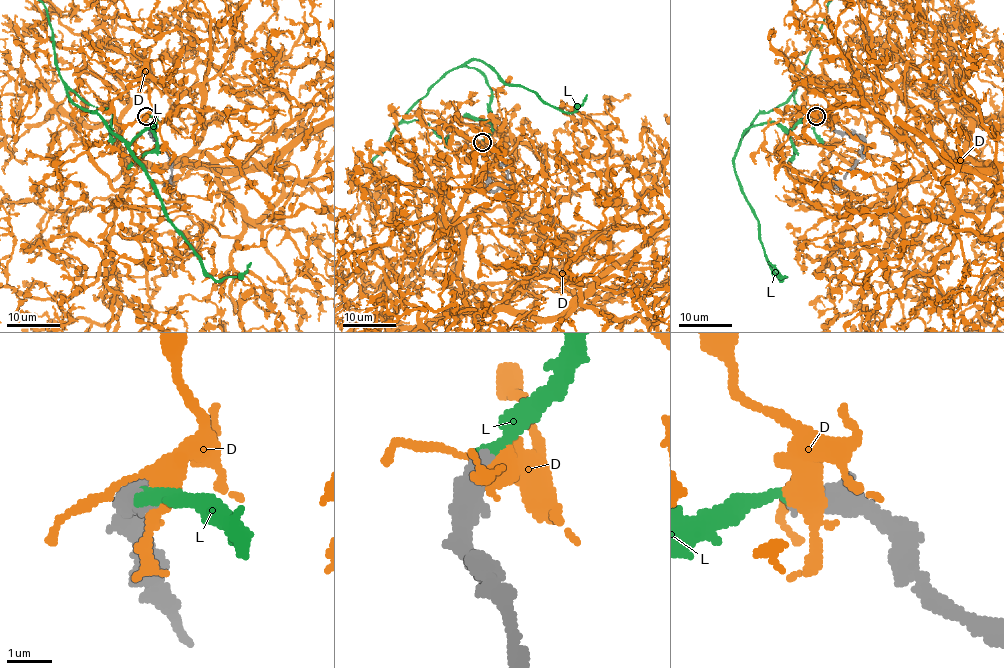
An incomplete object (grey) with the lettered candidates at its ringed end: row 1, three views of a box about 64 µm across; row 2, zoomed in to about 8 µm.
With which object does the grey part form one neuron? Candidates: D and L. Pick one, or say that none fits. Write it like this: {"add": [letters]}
{"add": ["L"]}

